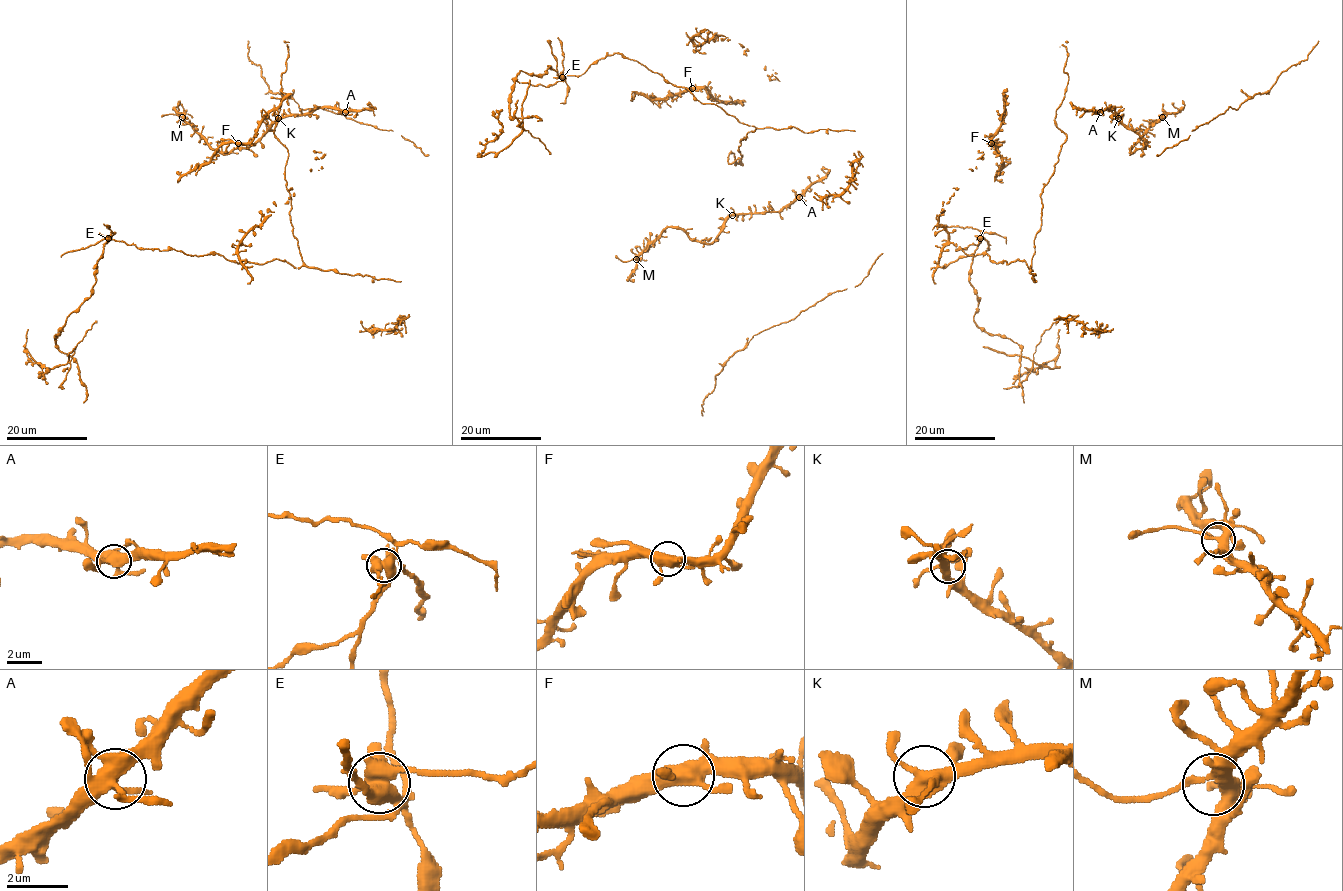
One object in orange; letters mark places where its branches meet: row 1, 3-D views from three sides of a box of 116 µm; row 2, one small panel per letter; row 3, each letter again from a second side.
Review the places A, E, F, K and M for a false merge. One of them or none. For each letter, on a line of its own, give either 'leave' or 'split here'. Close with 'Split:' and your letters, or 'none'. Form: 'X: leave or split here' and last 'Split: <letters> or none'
A: leave
E: split here
F: leave
K: leave
M: leave
Split: E

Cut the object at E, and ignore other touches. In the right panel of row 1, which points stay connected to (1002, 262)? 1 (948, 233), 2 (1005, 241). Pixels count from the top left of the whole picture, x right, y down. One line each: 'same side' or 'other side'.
1: same side
2: other side

